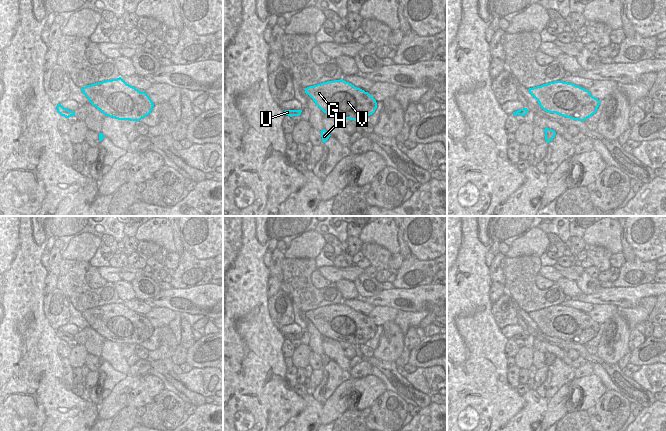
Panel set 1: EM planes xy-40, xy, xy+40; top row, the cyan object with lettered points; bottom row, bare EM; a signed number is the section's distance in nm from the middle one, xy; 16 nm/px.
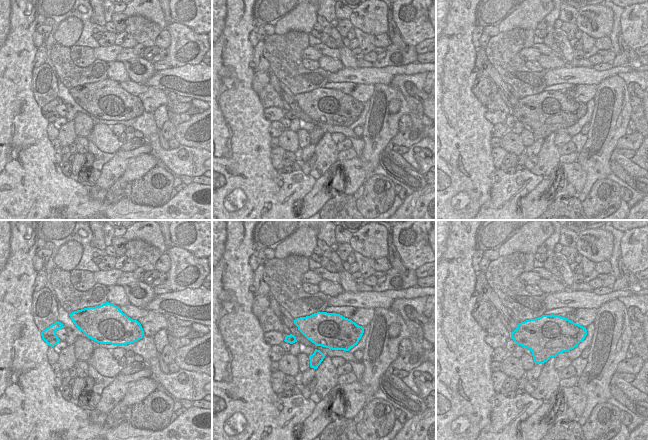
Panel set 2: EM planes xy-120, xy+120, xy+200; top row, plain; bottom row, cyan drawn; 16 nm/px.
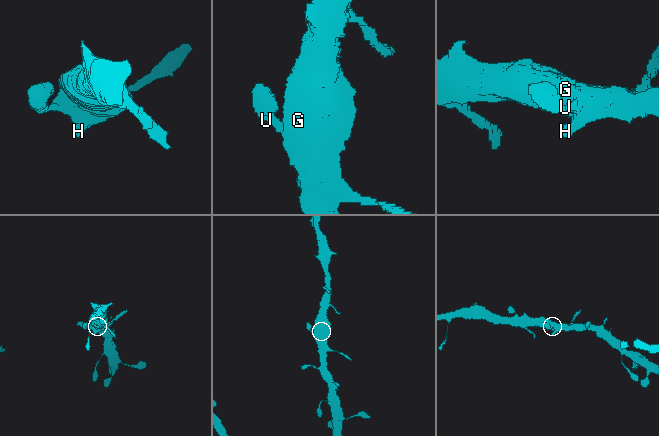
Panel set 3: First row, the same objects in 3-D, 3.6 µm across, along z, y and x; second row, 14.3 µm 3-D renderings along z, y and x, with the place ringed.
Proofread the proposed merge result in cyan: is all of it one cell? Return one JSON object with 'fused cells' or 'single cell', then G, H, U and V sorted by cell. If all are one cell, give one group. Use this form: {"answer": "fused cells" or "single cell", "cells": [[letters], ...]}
{"answer": "single cell", "cells": [["G", "H", "U", "V"]]}

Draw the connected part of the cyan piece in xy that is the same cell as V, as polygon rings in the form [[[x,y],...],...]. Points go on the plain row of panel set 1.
[[[343,303],[323,306],[304,314],[324,337],[338,342],[365,344],[377,332],[372,319]]]

